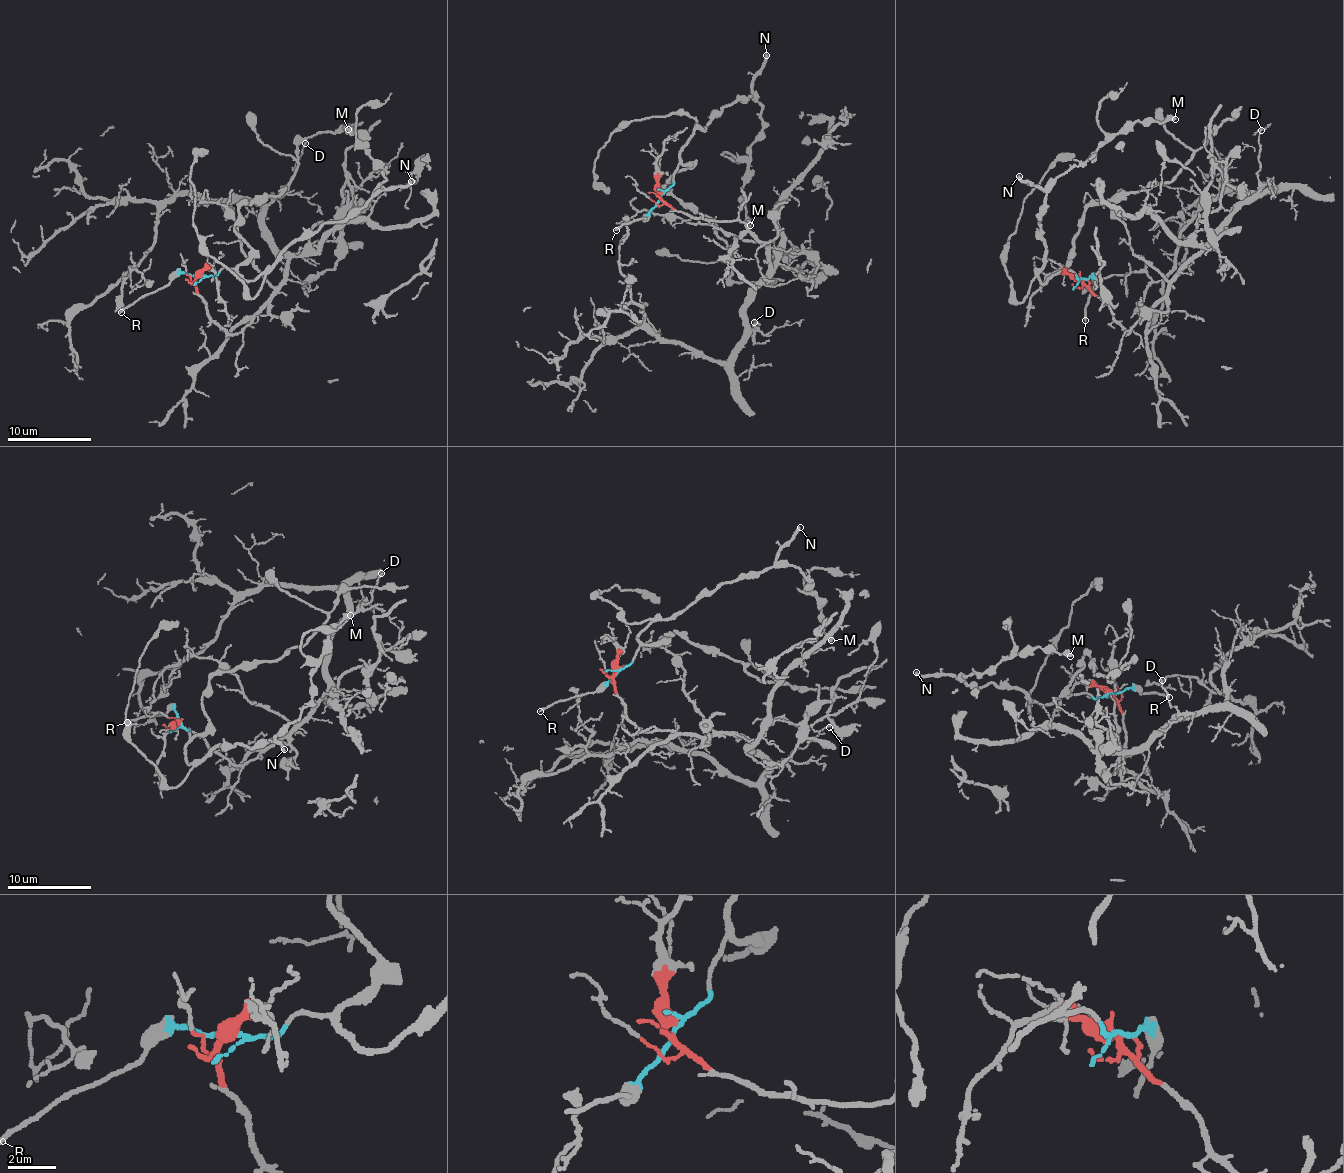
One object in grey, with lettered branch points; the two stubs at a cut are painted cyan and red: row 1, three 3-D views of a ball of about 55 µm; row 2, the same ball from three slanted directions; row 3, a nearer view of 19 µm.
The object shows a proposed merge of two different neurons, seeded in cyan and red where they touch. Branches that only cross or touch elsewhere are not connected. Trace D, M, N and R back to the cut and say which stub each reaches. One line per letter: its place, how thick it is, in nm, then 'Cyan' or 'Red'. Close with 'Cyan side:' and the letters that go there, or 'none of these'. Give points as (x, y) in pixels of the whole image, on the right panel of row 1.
D: Place: (1261, 130). Thickness 120 nm. Red
M: Place: (1175, 119). Thickness 500 nm. Cyan
N: Place: (1019, 176). Thickness 280 nm. Cyan
R: Place: (1085, 320). Thickness 180 nm. Cyan
Cyan side: M, N, R

